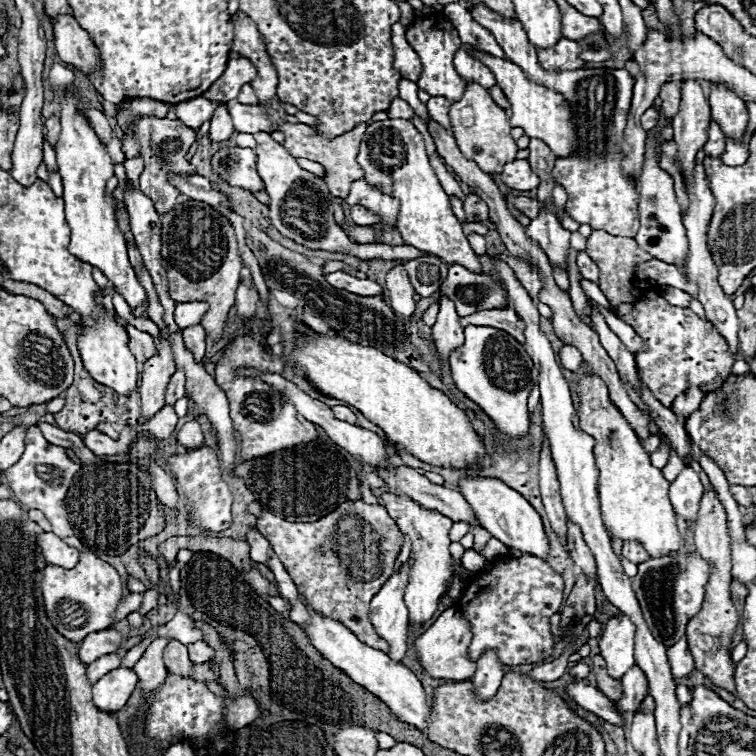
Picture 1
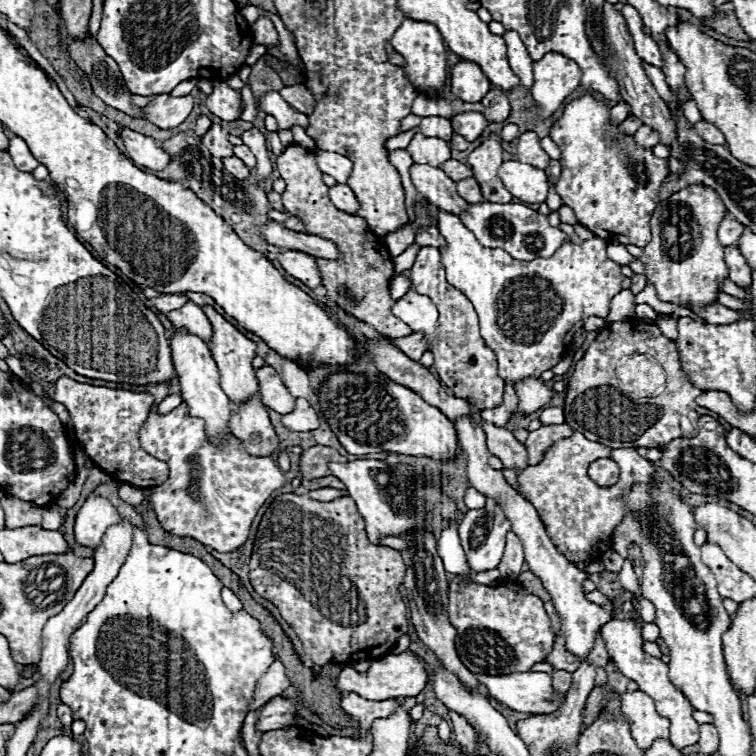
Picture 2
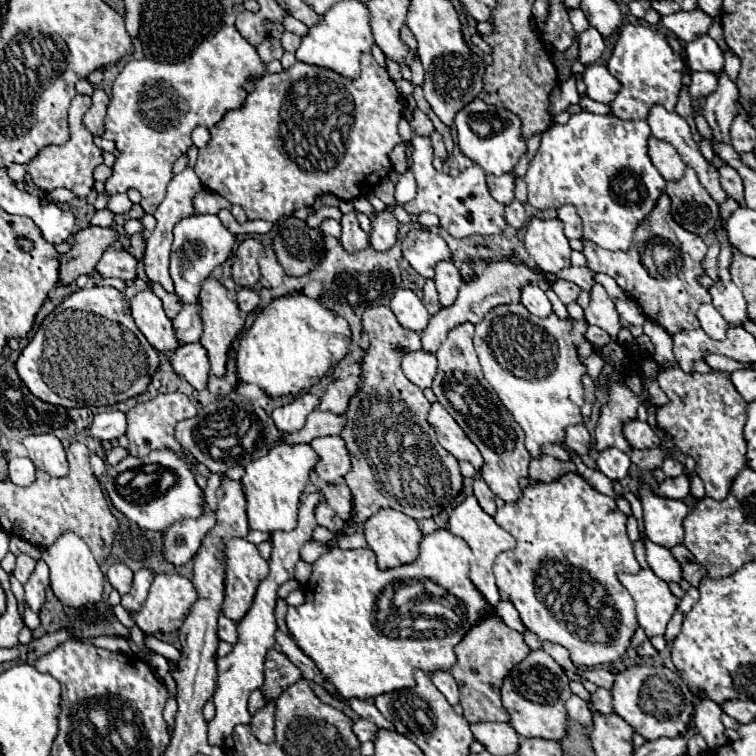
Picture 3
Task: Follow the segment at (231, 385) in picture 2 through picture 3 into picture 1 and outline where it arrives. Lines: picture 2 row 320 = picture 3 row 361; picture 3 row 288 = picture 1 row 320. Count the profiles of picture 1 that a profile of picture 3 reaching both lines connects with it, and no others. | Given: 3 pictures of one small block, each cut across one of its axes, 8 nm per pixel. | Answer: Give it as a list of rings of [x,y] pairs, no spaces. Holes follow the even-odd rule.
[[[204,202],[176,204],[162,216],[162,258],[170,288],[170,298],[176,302],[206,302],[210,308],[202,316],[206,336],[214,342],[222,340],[226,318],[236,302],[242,262],[236,248],[236,236],[230,222]]]

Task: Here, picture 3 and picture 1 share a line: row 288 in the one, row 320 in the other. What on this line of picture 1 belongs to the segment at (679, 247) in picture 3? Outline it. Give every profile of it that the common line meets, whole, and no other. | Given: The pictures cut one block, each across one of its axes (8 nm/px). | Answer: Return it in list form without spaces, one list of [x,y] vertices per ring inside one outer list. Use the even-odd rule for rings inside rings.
[[[594,230],[586,242],[586,254],[600,268],[600,290],[610,300],[616,316],[630,324],[644,340],[644,364],[638,364],[640,378],[662,406],[672,408],[674,398],[690,386],[702,392],[716,392],[724,386],[736,360],[736,356],[730,356],[728,342],[708,320],[698,318],[690,308],[670,306],[658,294],[656,286],[636,276],[634,268],[652,256],[646,256],[634,238],[620,238],[604,230]]]

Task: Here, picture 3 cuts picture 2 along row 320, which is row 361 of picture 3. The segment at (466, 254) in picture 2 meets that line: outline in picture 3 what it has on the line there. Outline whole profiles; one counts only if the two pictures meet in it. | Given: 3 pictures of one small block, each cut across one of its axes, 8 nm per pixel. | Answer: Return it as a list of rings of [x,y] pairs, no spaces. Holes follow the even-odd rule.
[[[522,304],[492,308],[476,326],[474,346],[484,378],[524,430],[526,450],[532,458],[540,458],[546,444],[562,444],[566,426],[582,422],[580,408],[584,404],[584,392],[580,378],[586,374],[584,360],[594,352],[582,340],[586,326],[584,320],[560,320],[556,314],[538,318]]]

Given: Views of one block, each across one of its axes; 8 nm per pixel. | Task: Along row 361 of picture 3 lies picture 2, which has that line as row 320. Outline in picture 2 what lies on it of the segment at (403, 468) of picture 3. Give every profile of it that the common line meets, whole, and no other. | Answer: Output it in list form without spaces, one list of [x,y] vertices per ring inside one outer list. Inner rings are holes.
[[[290,144],[276,158],[276,168],[286,182],[286,190],[282,192],[284,208],[306,224],[308,234],[328,238],[342,250],[340,260],[318,258],[318,268],[322,274],[322,284],[328,290],[328,298],[338,304],[350,304],[352,314],[358,320],[374,326],[380,334],[388,338],[410,336],[410,326],[402,324],[402,320],[398,320],[390,312],[394,304],[394,300],[390,298],[390,280],[394,276],[394,264],[390,254],[386,252],[384,242],[374,236],[374,232],[370,232],[368,224],[360,216],[348,216],[330,202],[328,186],[322,182],[322,172],[314,164],[312,150],[298,144]]]

